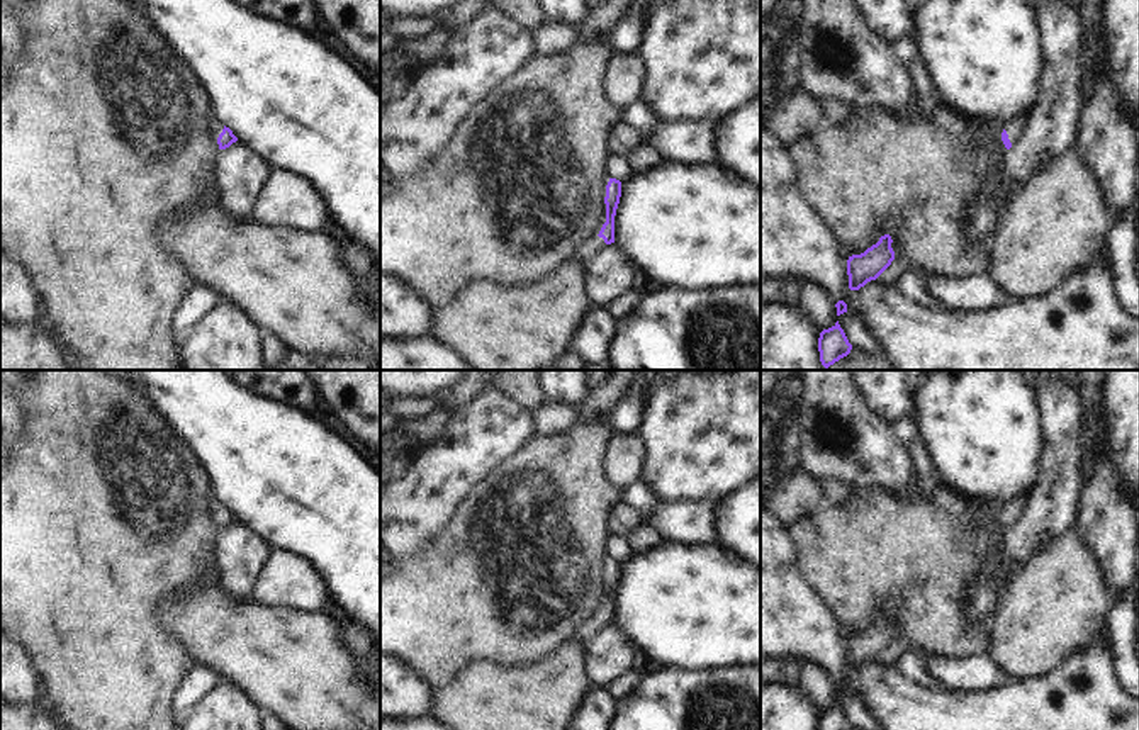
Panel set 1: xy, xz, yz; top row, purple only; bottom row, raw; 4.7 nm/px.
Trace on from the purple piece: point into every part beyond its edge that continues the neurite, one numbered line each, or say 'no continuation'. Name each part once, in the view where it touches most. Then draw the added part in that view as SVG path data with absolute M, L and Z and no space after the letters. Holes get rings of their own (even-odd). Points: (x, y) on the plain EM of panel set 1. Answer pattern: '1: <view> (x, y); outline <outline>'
1: yz (1017, 505); outline M1034 487L1022 489L1020 492L1013 494L1007 501L1005 511L1008 514L1012 528L1015 528L1015 525L1022 519L1024 513L1027 511L1030 497L1032 497L1032 491L1034 491Z

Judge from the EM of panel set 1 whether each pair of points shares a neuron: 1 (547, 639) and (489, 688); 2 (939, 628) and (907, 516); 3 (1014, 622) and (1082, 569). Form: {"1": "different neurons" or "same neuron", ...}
{"1": "different neurons", "2": "same neuron", "3": "same neuron"}

